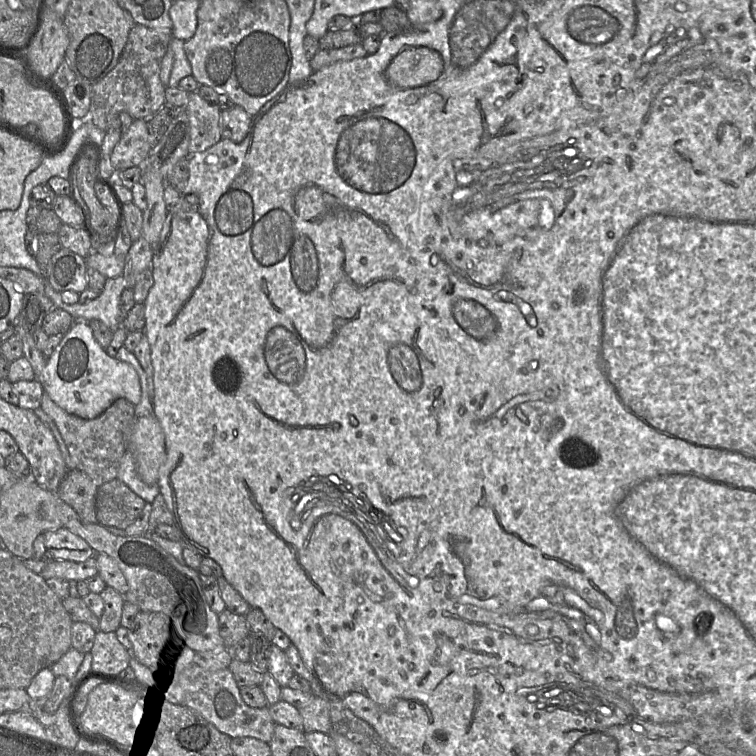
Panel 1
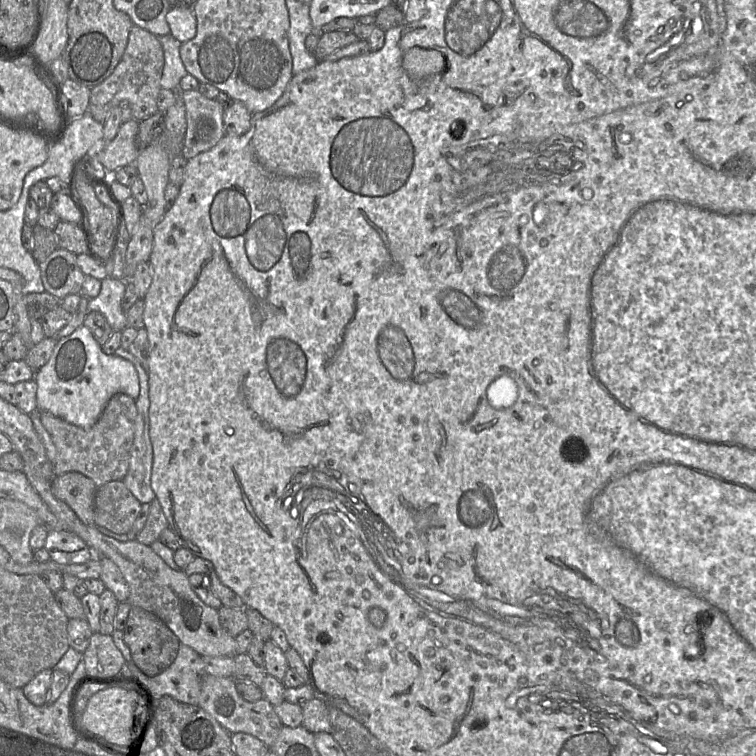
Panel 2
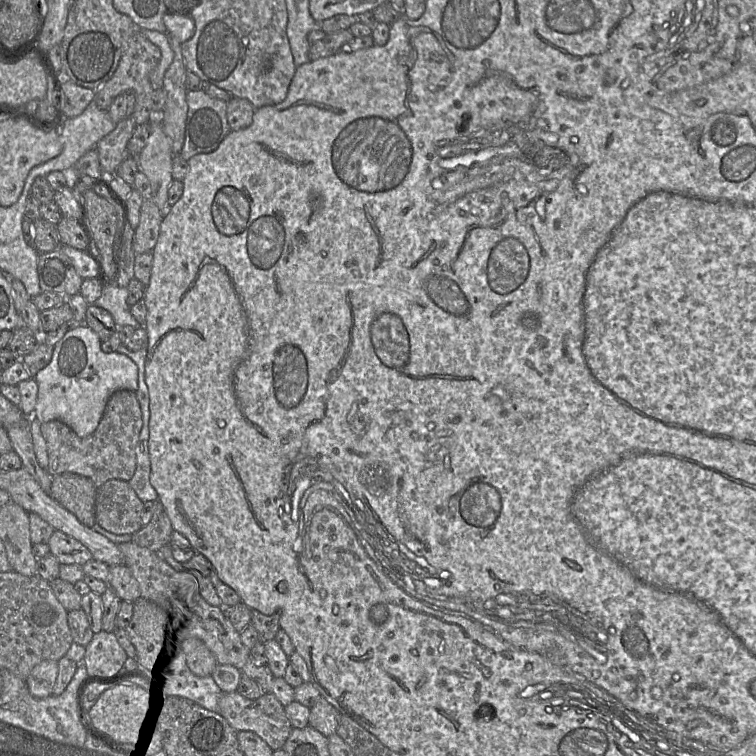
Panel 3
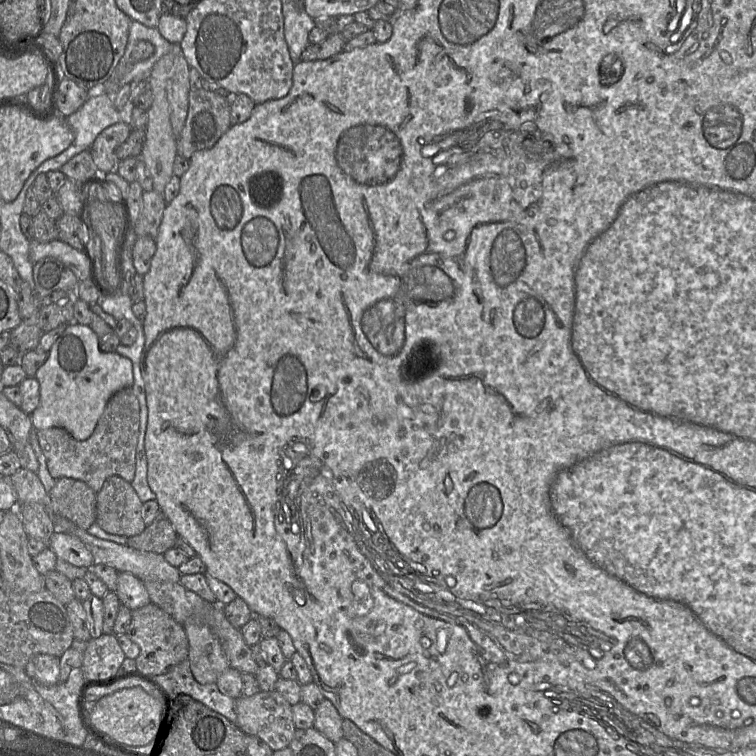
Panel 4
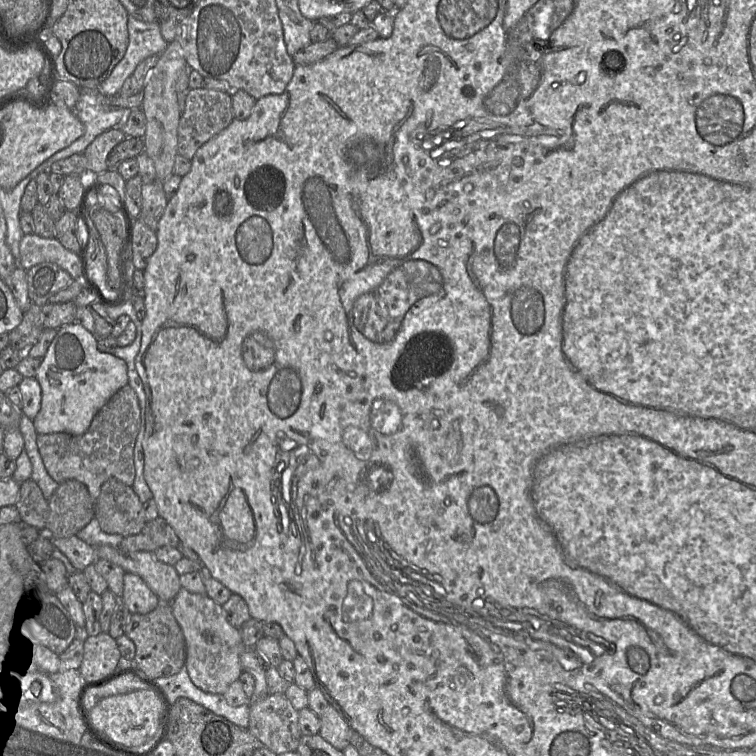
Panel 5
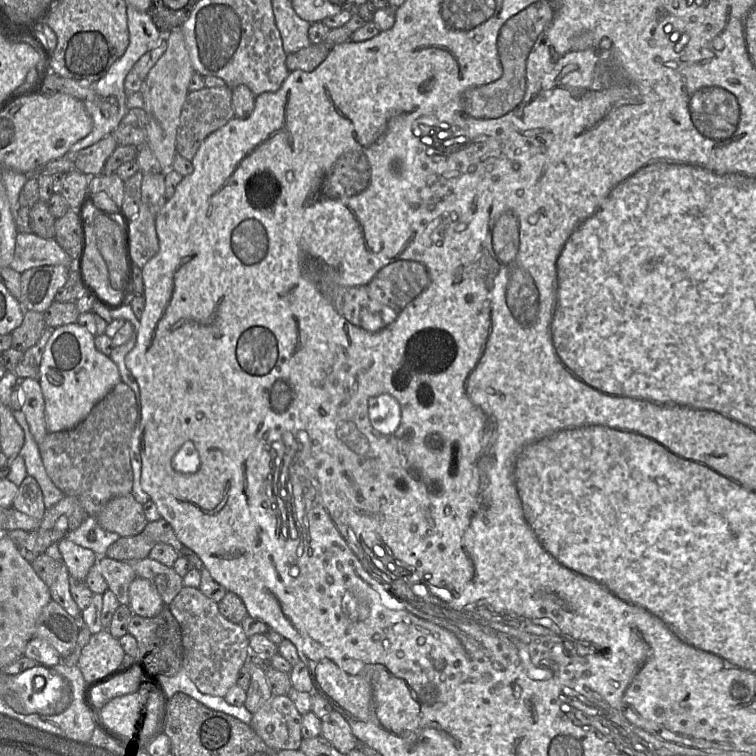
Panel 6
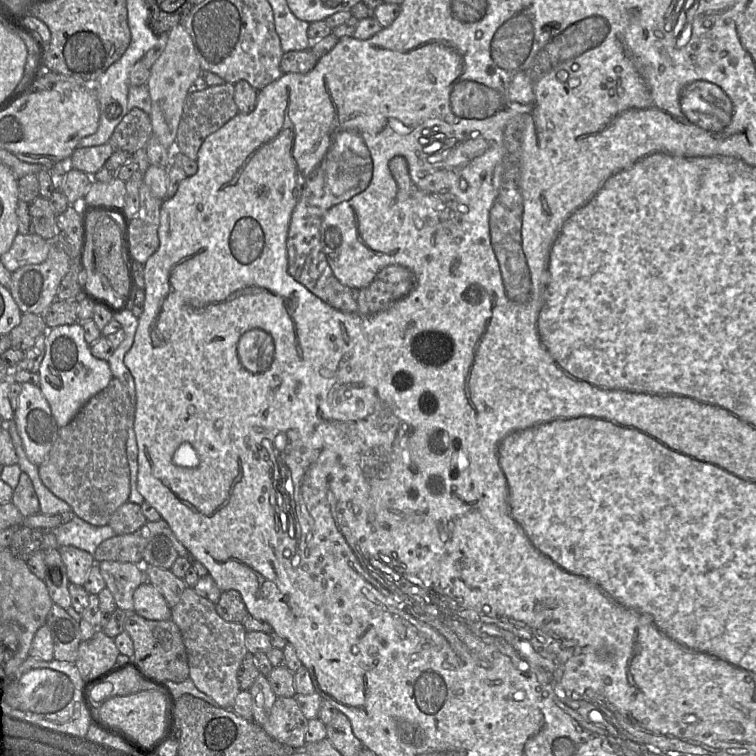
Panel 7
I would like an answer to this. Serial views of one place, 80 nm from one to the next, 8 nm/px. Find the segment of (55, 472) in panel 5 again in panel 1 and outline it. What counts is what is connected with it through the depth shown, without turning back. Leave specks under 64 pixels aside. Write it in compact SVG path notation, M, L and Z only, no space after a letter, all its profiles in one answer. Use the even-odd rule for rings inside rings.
M43 392L40 407L53 420L65 442L69 458L64 461L68 470L85 472L98 487L117 478L121 459L127 450L128 435L136 419L135 405L119 398L98 417L83 419L63 410Z

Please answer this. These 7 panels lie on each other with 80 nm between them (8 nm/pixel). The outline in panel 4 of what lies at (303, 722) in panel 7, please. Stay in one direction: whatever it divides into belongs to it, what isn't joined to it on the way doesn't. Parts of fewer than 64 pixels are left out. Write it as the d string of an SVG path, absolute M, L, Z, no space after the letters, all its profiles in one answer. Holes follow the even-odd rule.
M276 690L259 691L252 696L241 695L235 700L236 725L248 735L266 742L273 751L289 746L296 727L292 716L292 705Z

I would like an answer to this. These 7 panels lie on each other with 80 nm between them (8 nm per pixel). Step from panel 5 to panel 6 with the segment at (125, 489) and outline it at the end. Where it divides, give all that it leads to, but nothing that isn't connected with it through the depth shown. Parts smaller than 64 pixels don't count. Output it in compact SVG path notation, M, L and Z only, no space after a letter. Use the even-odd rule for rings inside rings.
M131 493L109 500L96 516L96 520L104 530L117 533L121 537L139 534L148 523L142 504Z

